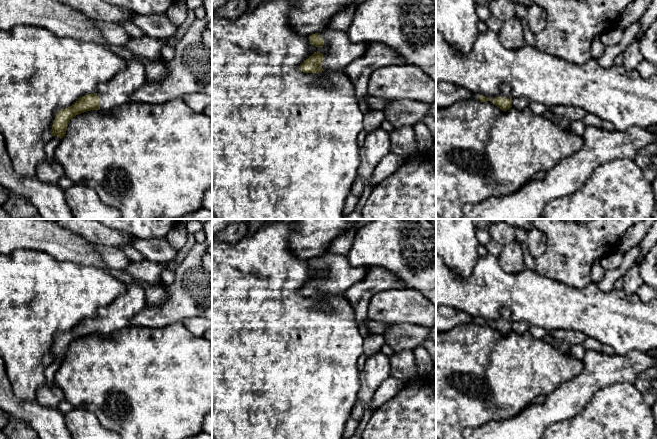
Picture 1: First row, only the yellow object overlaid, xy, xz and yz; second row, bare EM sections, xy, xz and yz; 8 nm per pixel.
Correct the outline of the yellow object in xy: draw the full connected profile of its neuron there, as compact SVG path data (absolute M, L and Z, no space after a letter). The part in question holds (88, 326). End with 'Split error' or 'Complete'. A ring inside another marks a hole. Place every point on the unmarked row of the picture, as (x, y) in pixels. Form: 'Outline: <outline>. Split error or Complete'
Outline: M131 261L123 269L131 278L131 282L125 285L125 291L110 305L100 308L96 317L84 319L70 331L61 333L53 345L52 360L62 363L70 344L76 339L91 334L112 337L115 332L130 327L133 317L146 307L145 286L162 283L161 273L169 270L170 266L171 261Z. Split error

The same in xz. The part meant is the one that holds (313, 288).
Outline: M326 252L320 257L309 260L309 266L316 271L325 271L324 277L314 276L304 284L299 294L304 297L319 297L324 295L343 295L350 287L366 277L364 267L353 267L347 256Z. Split error

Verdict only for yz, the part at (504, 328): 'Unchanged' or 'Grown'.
Grown

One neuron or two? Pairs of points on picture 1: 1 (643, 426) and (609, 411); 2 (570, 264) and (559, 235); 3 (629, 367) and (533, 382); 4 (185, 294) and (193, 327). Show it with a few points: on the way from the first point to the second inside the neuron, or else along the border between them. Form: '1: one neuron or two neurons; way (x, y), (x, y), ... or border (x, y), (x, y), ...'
1: one neuron; way (635, 426), (624, 426), (617, 419)
2: one neuron; way (570, 257), (570, 246), (566, 242)
3: two neurons; border (582, 360), (583, 369), (557, 387)
4: two neurons; border (201, 316), (191, 316), (181, 320)

